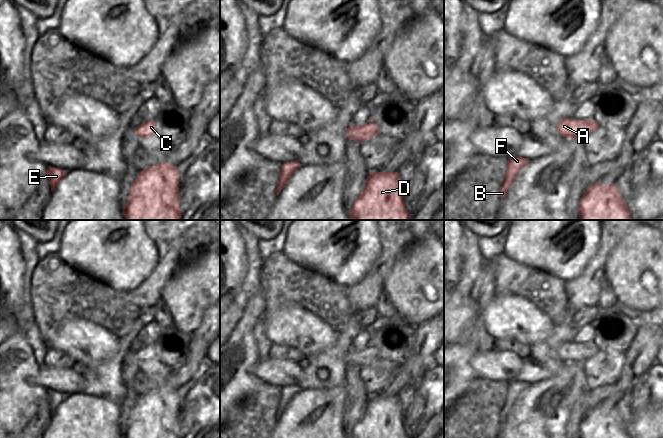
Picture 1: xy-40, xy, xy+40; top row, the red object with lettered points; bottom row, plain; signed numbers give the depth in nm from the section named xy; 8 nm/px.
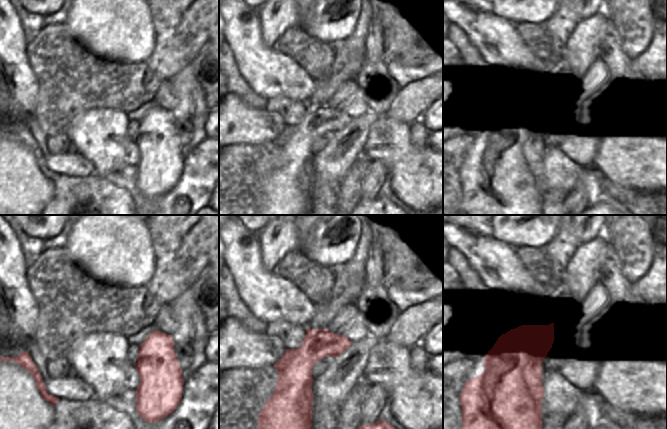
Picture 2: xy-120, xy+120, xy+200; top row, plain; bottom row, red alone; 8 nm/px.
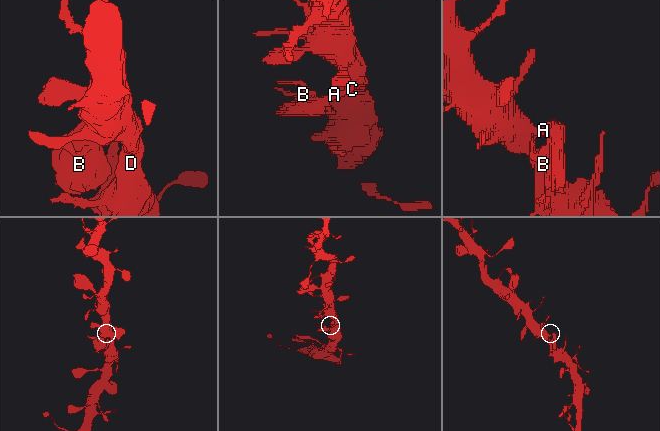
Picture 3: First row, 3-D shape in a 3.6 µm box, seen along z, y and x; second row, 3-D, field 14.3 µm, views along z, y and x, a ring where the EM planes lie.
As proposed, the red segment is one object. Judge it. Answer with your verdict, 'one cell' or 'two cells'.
one cell

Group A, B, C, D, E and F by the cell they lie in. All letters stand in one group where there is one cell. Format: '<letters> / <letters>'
A B C D E F

